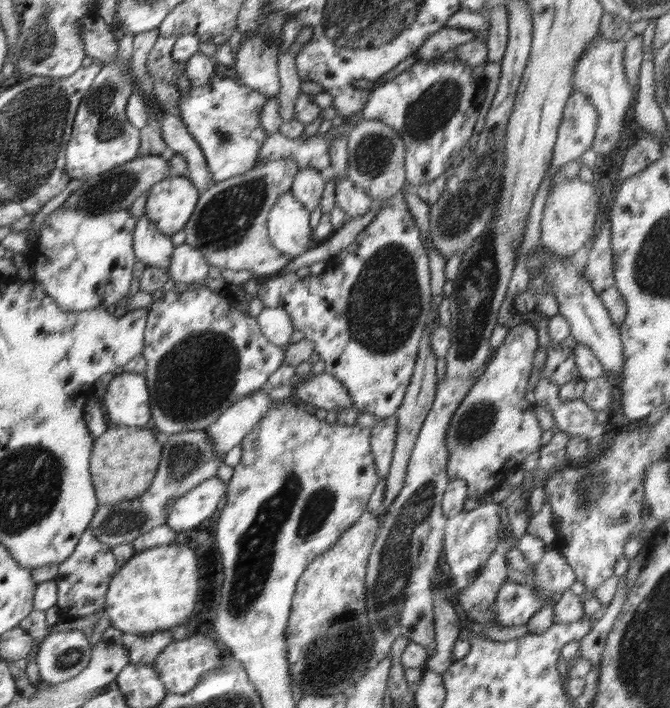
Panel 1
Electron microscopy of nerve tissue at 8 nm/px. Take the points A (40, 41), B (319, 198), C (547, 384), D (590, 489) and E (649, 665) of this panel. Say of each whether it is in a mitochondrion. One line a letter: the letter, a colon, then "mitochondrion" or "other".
A: mitochondrion
B: other
C: other
D: mitochondrion
E: mitochondrion

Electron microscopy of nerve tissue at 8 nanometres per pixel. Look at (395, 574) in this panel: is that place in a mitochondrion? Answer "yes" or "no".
yes

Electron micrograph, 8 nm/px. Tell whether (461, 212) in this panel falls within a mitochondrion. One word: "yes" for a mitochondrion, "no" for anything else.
yes

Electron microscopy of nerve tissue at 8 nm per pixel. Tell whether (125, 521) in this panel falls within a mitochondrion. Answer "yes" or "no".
yes

